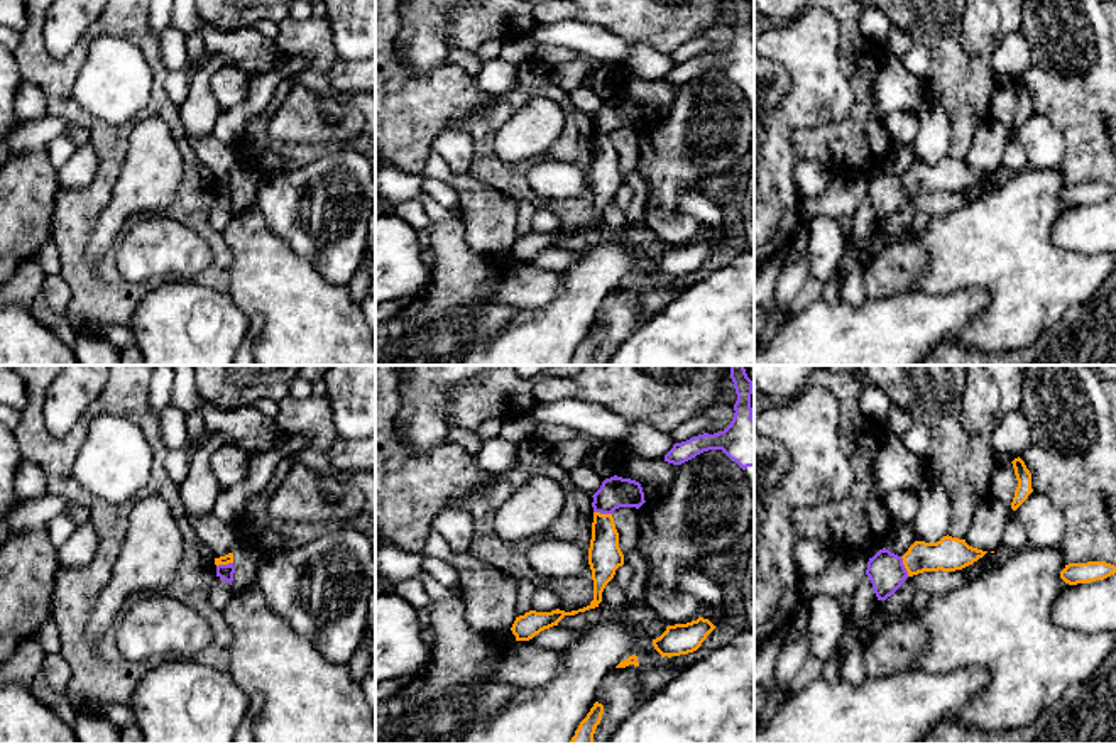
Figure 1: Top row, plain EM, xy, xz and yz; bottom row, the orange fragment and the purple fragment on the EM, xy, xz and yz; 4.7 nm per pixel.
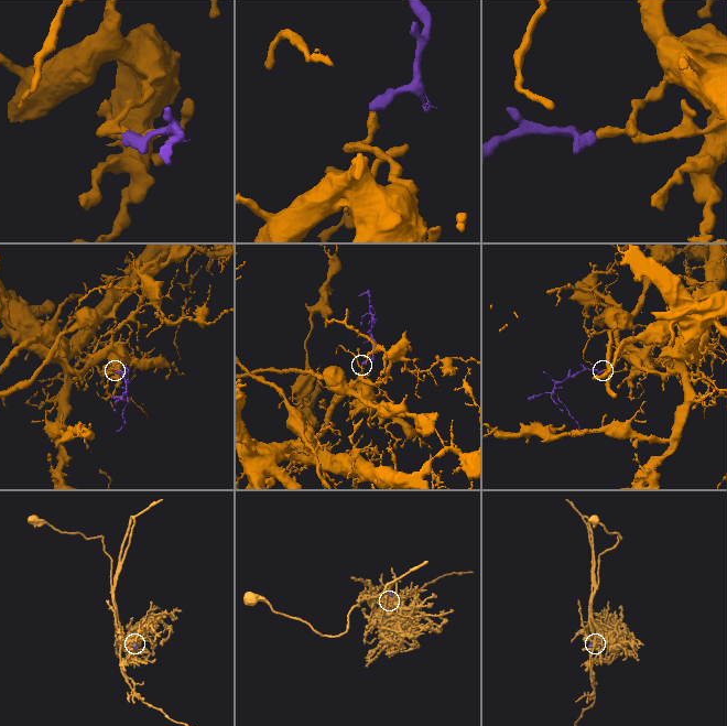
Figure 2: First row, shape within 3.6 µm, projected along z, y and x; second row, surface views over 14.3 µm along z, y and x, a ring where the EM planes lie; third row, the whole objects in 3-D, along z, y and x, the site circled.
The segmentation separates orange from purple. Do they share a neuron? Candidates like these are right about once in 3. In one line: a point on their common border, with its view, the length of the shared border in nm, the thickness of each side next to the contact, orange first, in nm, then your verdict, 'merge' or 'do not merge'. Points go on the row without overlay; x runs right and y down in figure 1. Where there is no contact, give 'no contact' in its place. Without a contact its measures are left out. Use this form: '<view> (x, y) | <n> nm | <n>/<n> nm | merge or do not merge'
yz (905, 188) | 100 nm | 160/180 nm | do not merge

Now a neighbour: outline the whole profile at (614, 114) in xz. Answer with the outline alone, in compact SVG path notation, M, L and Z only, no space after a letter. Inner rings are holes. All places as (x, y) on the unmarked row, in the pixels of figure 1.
M617 96L605 100L592 118L594 134L600 135L614 135L619 129L639 130L646 123L639 103Z

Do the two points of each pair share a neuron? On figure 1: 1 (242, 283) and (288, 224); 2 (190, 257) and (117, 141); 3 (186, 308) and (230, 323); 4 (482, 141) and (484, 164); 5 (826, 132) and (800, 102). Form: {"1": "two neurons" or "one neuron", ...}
{"1": "two neurons", "2": "two neurons", "3": "one neuron", "4": "one neuron", "5": "two neurons"}

